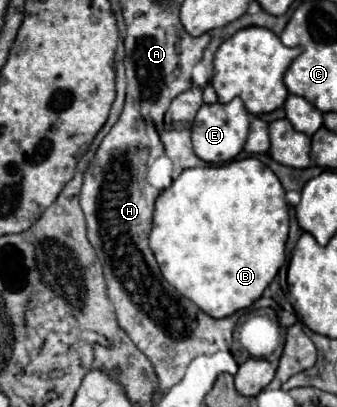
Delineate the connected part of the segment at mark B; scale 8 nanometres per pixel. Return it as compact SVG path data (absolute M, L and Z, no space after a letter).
M256 157L230 161L216 167L184 169L168 189L156 199L150 249L160 265L164 279L186 299L196 303L206 315L224 319L240 309L248 309L262 297L278 269L286 261L288 203L278 177Z

